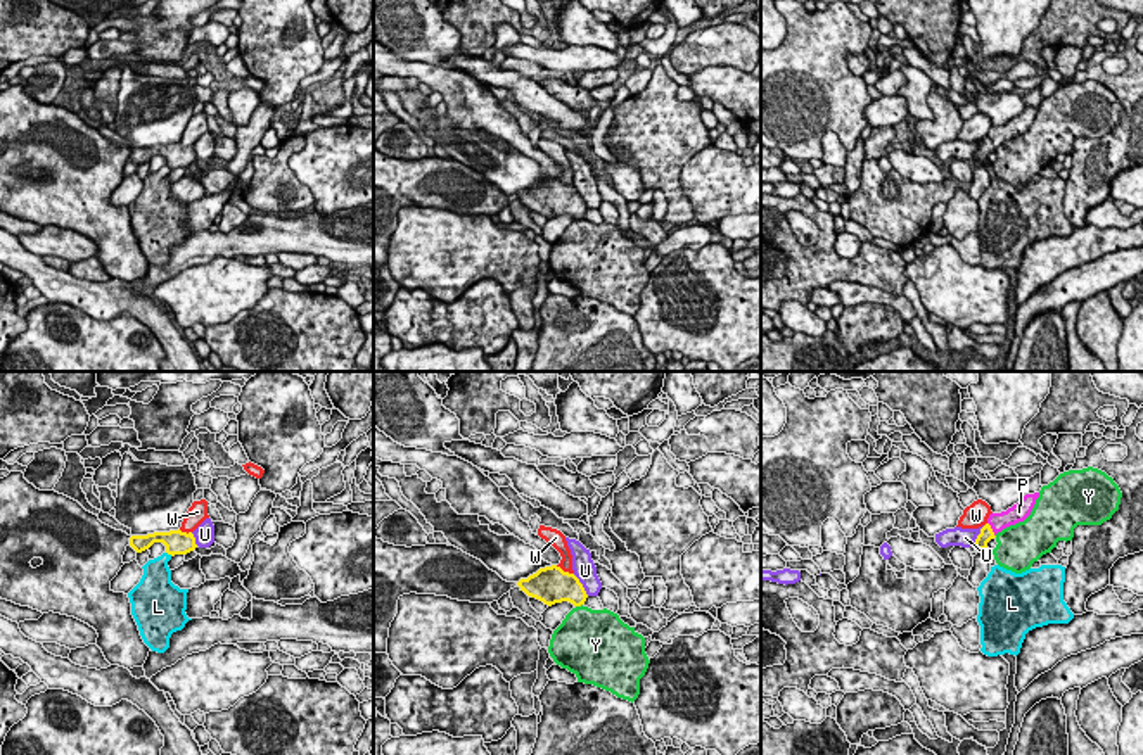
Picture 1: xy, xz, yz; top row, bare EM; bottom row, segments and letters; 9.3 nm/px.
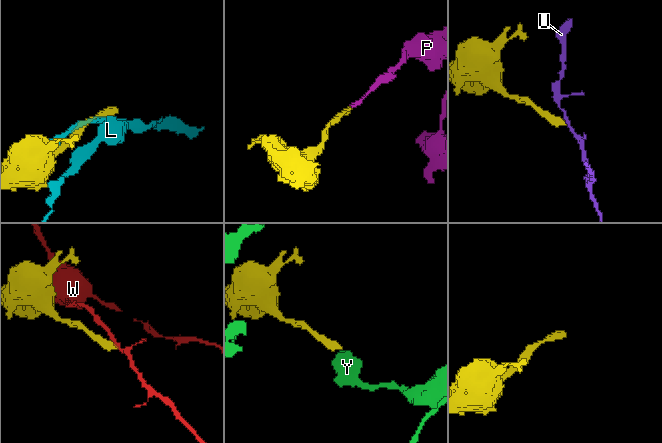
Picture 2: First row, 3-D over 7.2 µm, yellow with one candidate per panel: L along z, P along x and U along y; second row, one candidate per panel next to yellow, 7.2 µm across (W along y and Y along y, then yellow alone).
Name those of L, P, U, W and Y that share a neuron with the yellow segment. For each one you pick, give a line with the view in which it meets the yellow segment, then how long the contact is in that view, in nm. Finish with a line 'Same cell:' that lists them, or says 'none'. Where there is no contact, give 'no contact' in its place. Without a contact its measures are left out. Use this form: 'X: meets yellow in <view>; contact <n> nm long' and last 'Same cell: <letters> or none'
P: meets yellow in yz; contact 160 nm long
Same cell: P

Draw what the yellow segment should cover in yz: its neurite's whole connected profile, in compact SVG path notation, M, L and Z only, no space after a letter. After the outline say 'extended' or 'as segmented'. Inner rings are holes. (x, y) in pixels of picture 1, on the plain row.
M1039 105L1025 107L1017 117L1001 126L991 126L987 136L980 142L975 152L975 162L986 162L987 155L996 150L1003 142L1024 135L1039 111Z; extended

